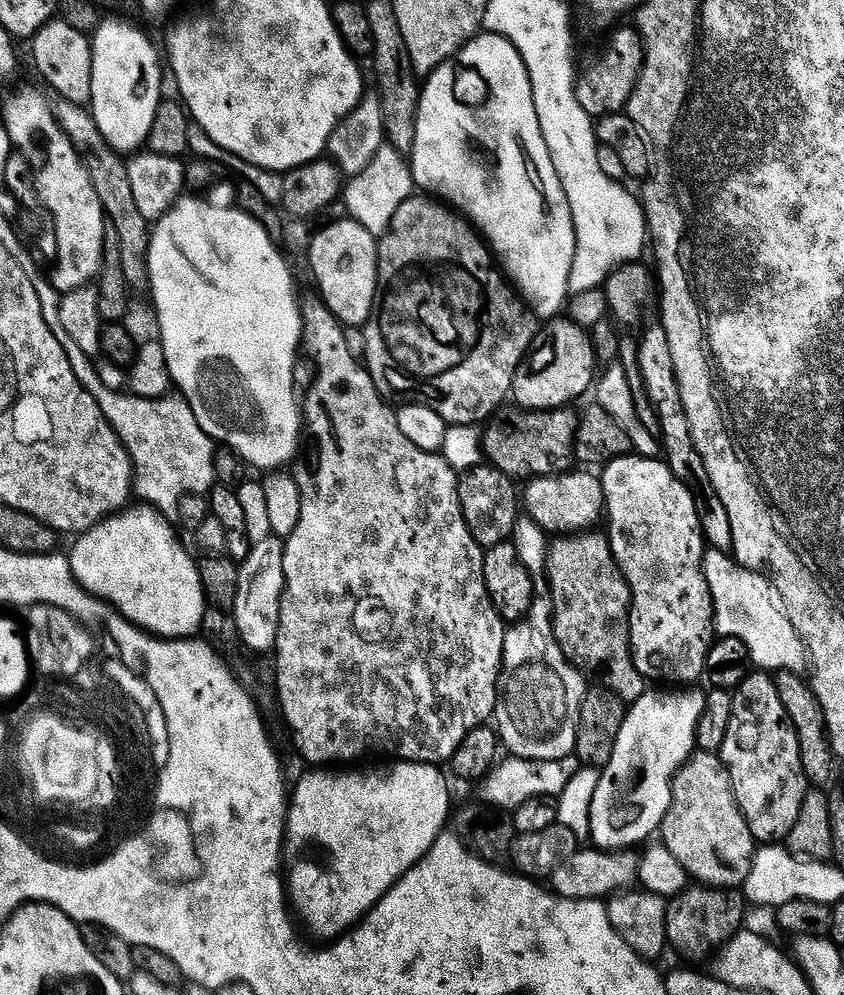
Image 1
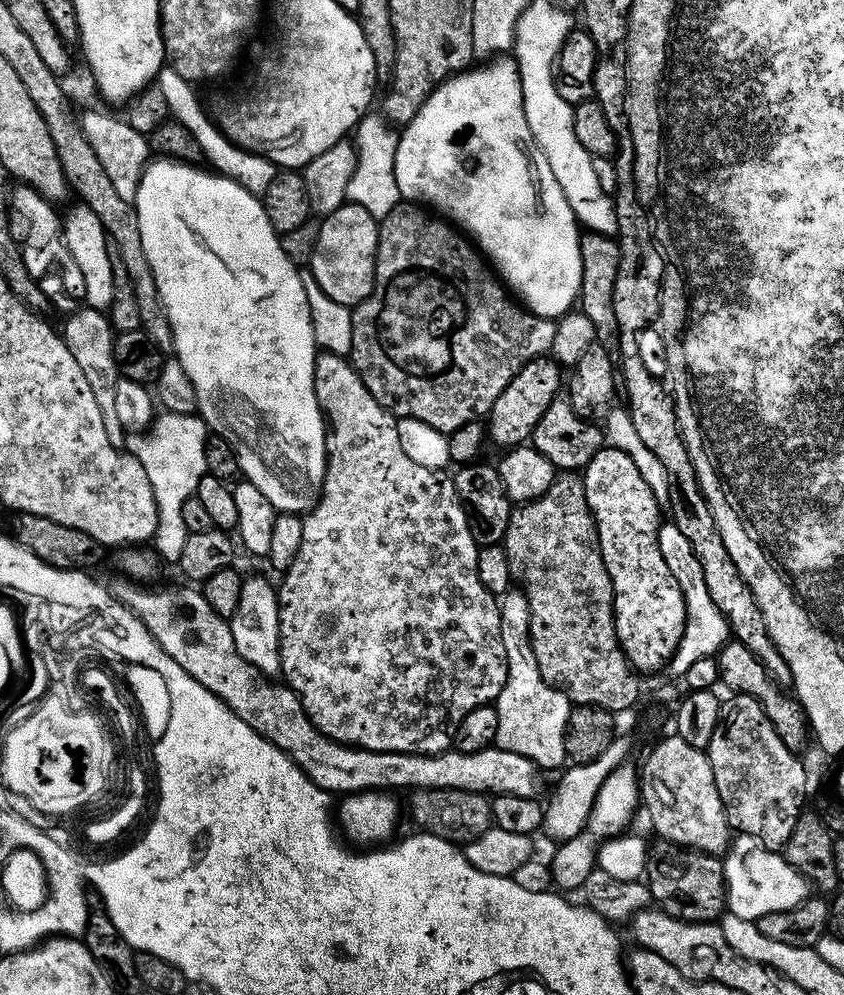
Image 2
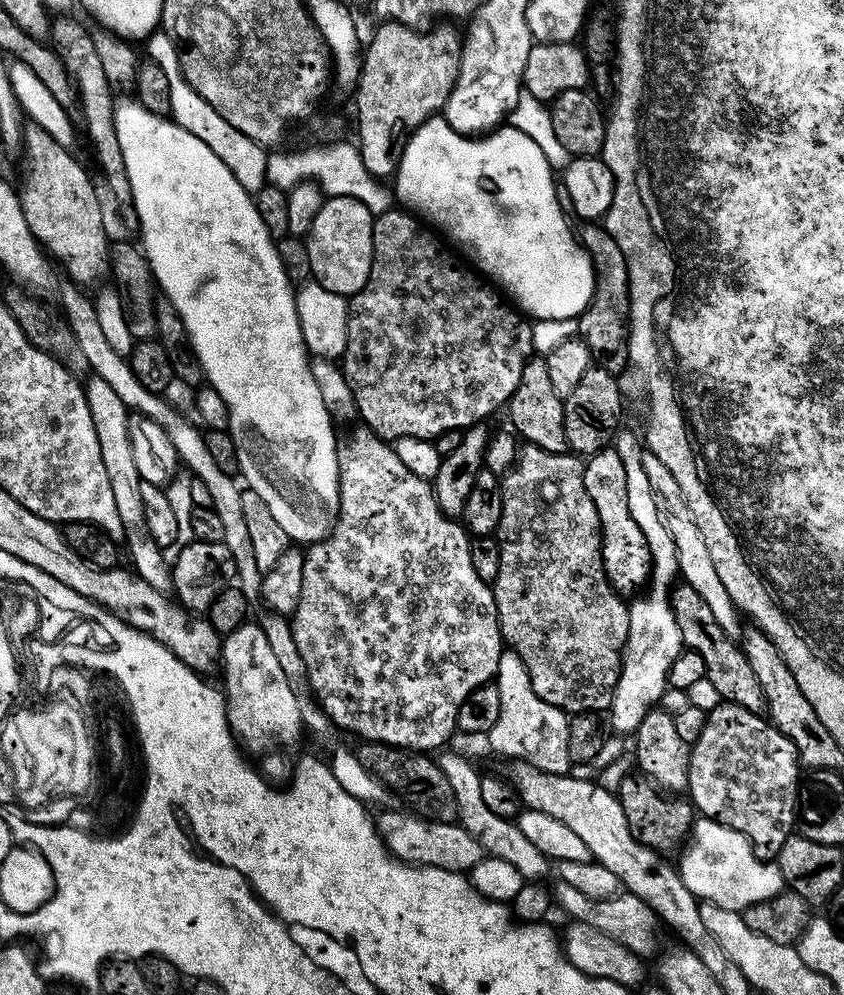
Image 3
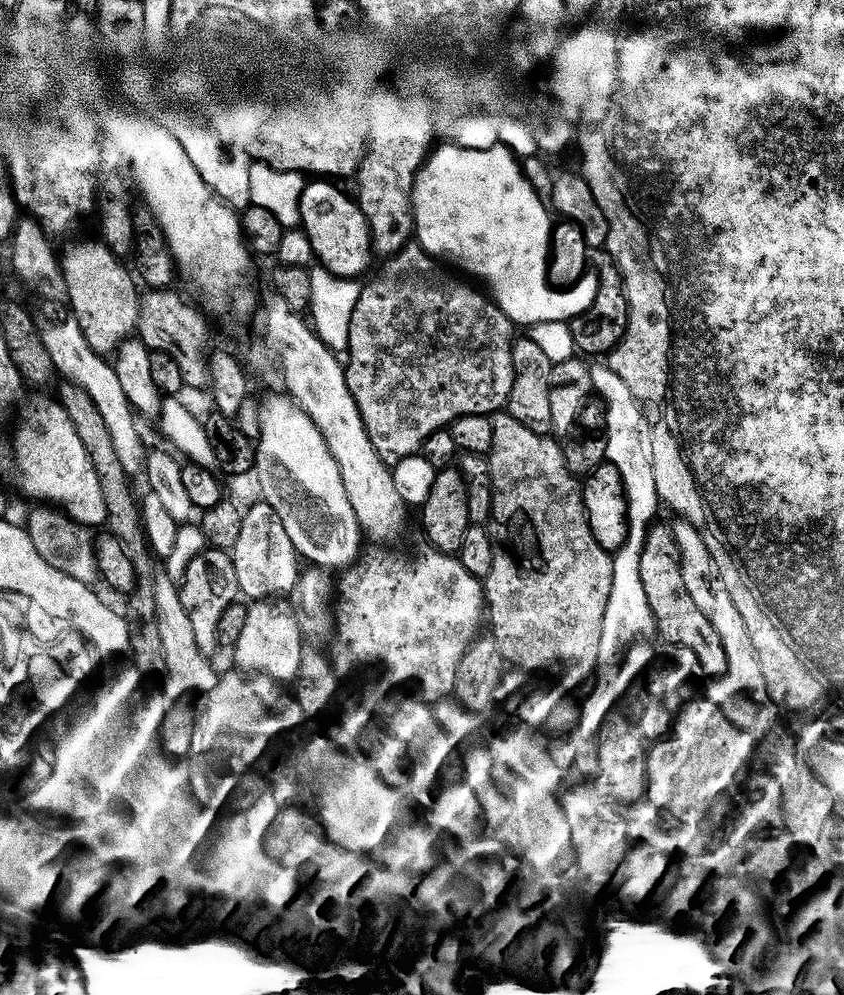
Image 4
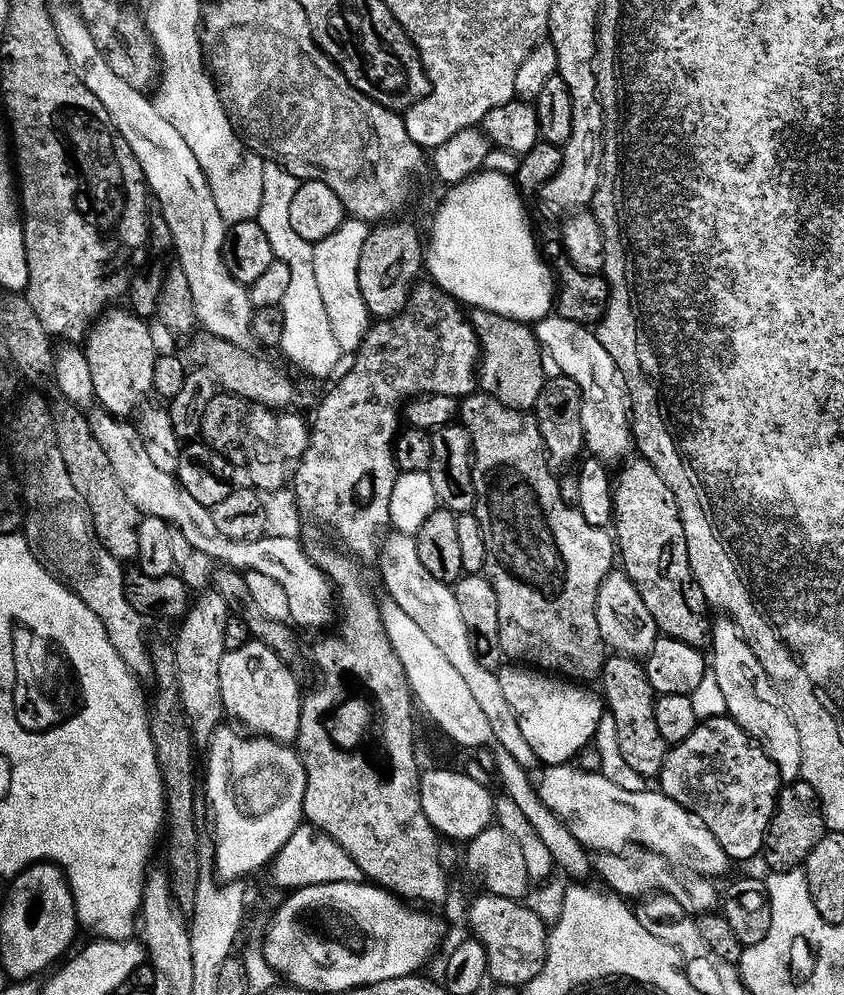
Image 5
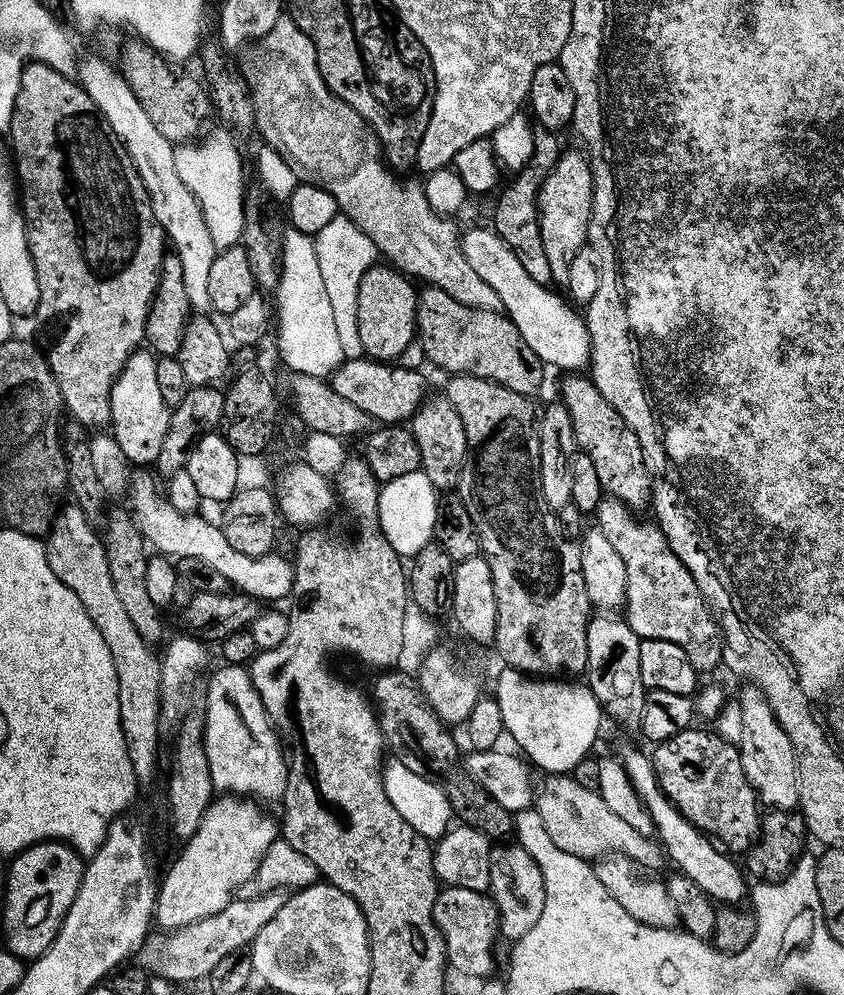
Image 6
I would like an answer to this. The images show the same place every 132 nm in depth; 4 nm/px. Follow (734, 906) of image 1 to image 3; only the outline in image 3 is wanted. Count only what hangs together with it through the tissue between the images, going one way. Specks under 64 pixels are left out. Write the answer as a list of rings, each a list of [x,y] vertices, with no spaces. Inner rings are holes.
[[[643,774],[624,777],[618,789],[618,797],[630,831],[647,848],[668,854],[671,848],[679,849],[685,843],[694,823],[694,809],[687,799],[679,800],[682,799],[679,795],[665,794]]]

